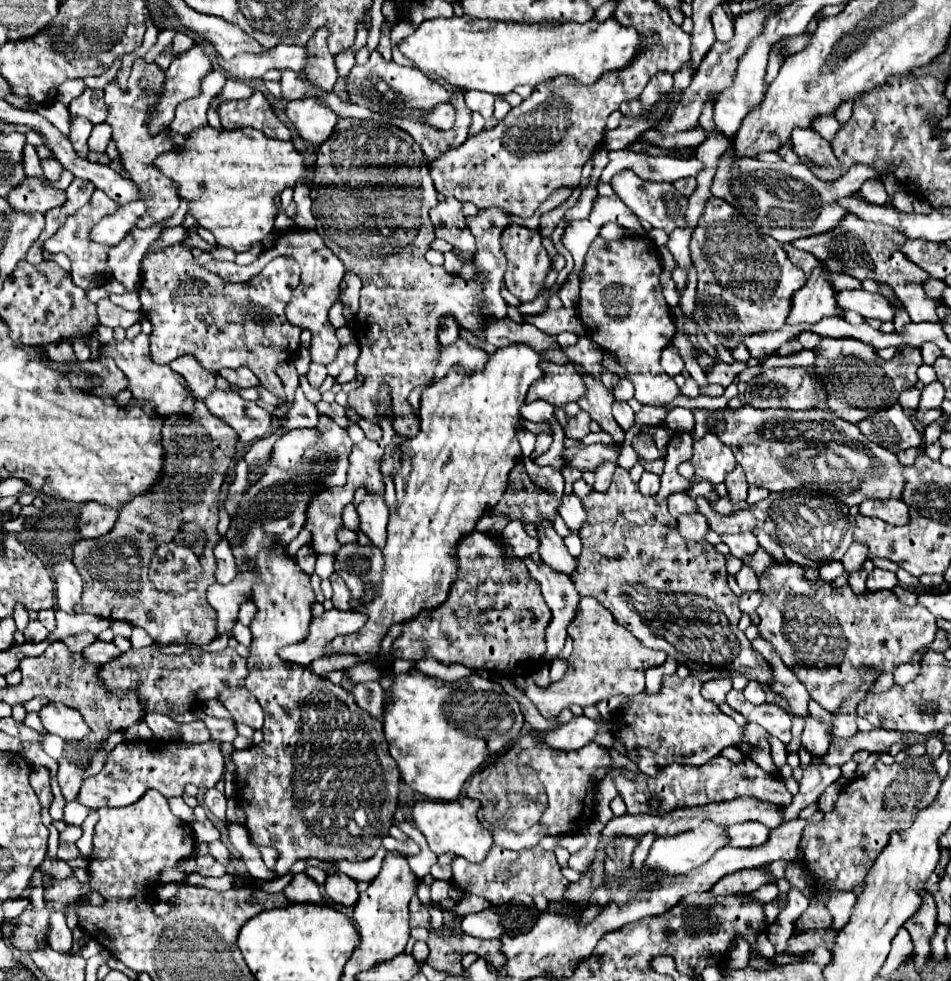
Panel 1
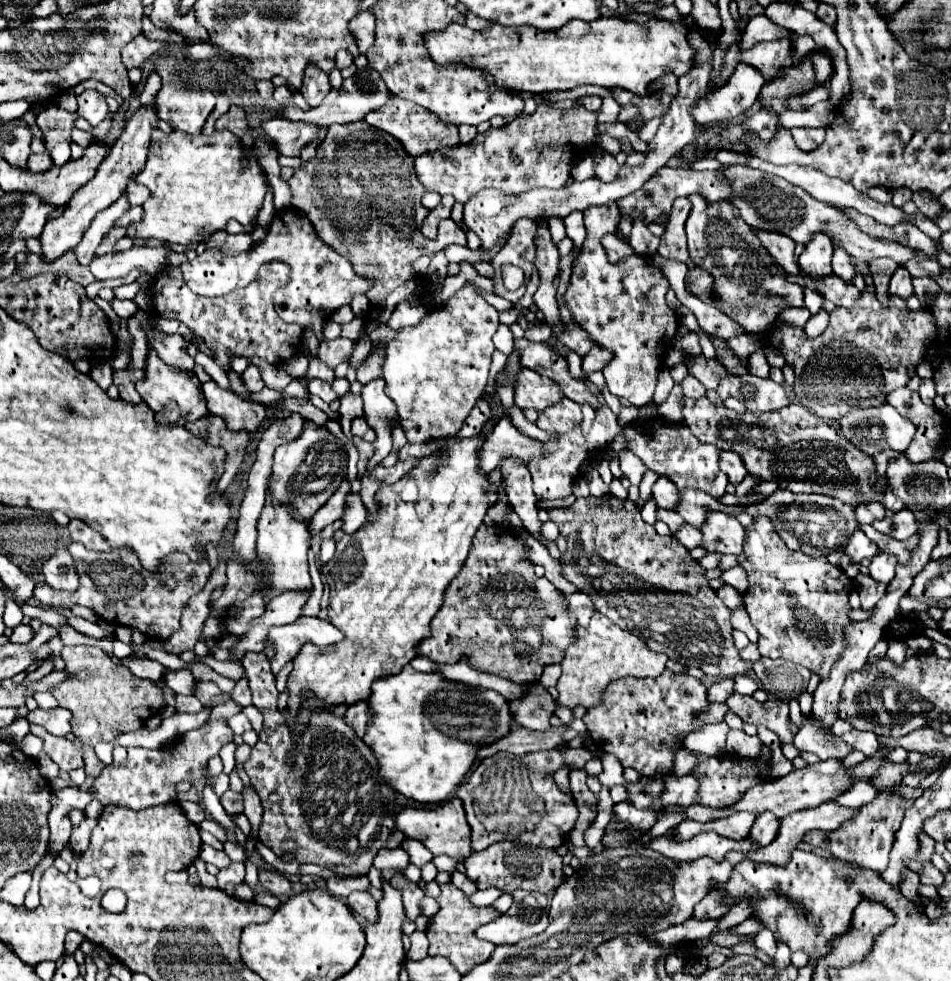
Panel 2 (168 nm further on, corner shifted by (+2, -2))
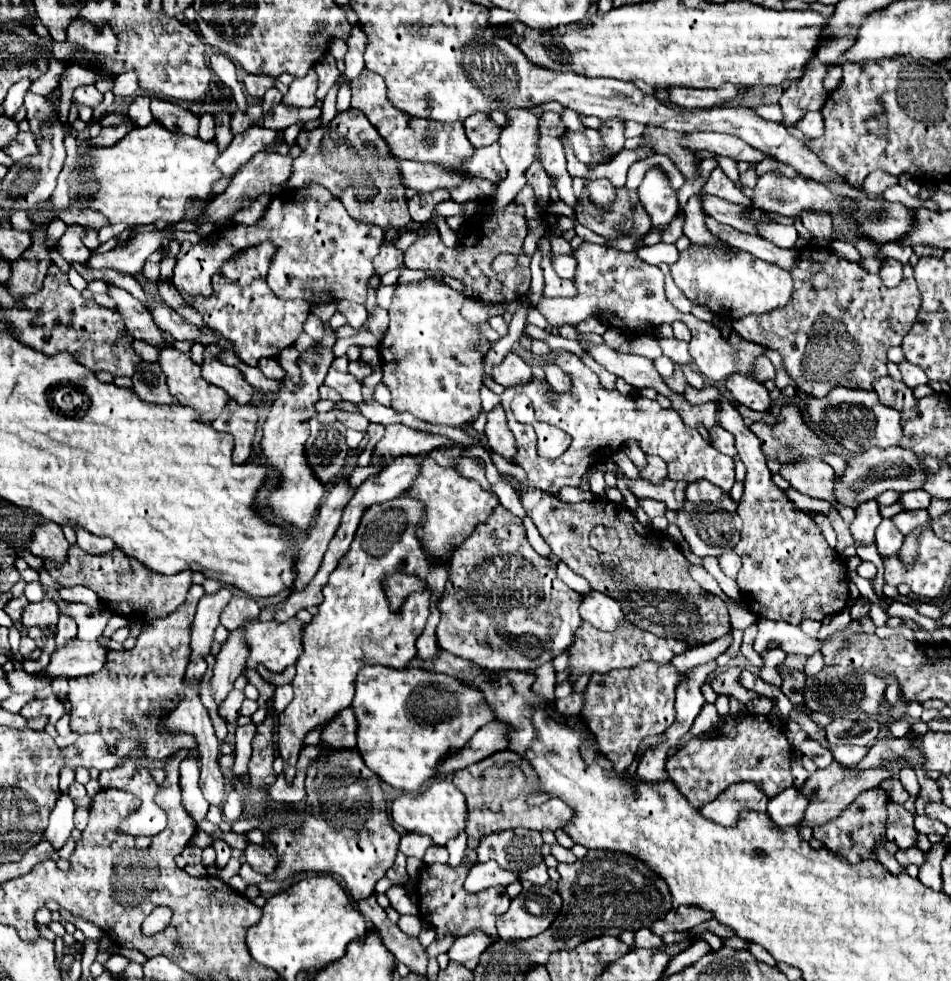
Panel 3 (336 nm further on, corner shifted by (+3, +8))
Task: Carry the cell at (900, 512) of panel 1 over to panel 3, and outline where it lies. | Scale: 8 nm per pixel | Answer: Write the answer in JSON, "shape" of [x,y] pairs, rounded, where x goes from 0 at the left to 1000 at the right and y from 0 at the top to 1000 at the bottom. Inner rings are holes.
{"shape":[[[951,520],[951,522],[944,522],[942,526],[938,526],[938,532],[942,534],[942,538],[948,544],[955,544],[955,540],[967,536],[967,532],[974,532],[974,530],[976,530],[974,520]]]}

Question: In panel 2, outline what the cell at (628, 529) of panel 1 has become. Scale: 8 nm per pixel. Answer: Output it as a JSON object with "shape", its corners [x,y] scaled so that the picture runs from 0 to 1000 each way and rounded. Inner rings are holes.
{"shape":[[[638,506],[638,508],[607,508],[600,516],[594,516],[594,518],[581,518],[577,520],[577,526],[579,530],[588,536],[588,542],[590,546],[594,546],[596,550],[596,563],[588,569],[588,573],[592,573],[592,587],[605,595],[611,603],[619,603],[619,608],[624,610],[624,616],[626,620],[636,626],[642,634],[651,636],[651,640],[655,640],[657,644],[670,644],[670,648],[674,648],[674,652],[678,652],[678,656],[691,665],[697,665],[701,667],[706,673],[712,673],[720,679],[733,679],[737,681],[741,687],[746,689],[758,689],[758,691],[767,691],[767,689],[775,689],[775,687],[785,687],[790,685],[790,675],[781,675],[777,671],[777,663],[773,661],[771,656],[771,648],[769,648],[769,622],[756,612],[756,608],[746,599],[746,591],[741,589],[741,581],[725,567],[725,561],[710,548],[710,546],[693,546],[689,542],[687,536],[678,534],[676,528],[674,528],[674,522],[670,520],[670,516],[664,512],[664,510],[651,510],[647,506]]]}

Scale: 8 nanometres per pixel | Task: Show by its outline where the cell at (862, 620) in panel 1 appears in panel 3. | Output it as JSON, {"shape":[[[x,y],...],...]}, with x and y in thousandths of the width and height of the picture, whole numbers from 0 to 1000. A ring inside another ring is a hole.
{"shape":[[[763,408],[757,412],[761,414],[757,434],[772,442],[774,459],[784,475],[782,504],[776,514],[776,524],[782,530],[780,548],[772,563],[780,571],[774,591],[787,622],[793,624],[797,632],[822,632],[833,638],[841,638],[858,626],[869,628],[885,622],[894,610],[892,591],[887,591],[890,575],[885,567],[869,555],[856,530],[839,520],[810,489],[812,483],[805,477],[799,449],[793,442],[787,442],[776,418]]]}

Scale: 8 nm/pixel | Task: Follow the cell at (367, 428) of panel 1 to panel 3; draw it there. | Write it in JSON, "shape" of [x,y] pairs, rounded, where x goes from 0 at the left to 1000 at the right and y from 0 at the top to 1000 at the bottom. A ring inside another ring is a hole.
{"shape":[[[358,420],[358,428],[362,430],[364,436],[379,438],[379,440],[383,440],[389,434],[389,428],[385,424],[381,424],[379,420]]]}

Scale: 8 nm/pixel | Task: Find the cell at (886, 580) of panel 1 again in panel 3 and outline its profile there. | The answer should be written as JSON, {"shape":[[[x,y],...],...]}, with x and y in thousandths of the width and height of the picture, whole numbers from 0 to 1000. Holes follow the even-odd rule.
{"shape":[[[930,528],[925,532],[925,536],[921,538],[921,557],[923,557],[923,565],[927,569],[936,569],[946,561],[946,552],[951,550],[951,546],[946,544],[946,540],[942,540],[942,536],[938,536],[938,532],[934,528]]]}

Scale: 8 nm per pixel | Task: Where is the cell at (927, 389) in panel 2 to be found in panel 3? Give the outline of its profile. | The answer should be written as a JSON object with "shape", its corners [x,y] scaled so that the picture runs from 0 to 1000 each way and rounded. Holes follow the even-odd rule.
{"shape":[[[948,369],[946,371],[946,377],[948,377],[948,383],[951,383],[951,389],[957,393],[957,396],[963,396],[967,391],[976,391],[976,383],[972,381],[972,377],[959,369]]]}

